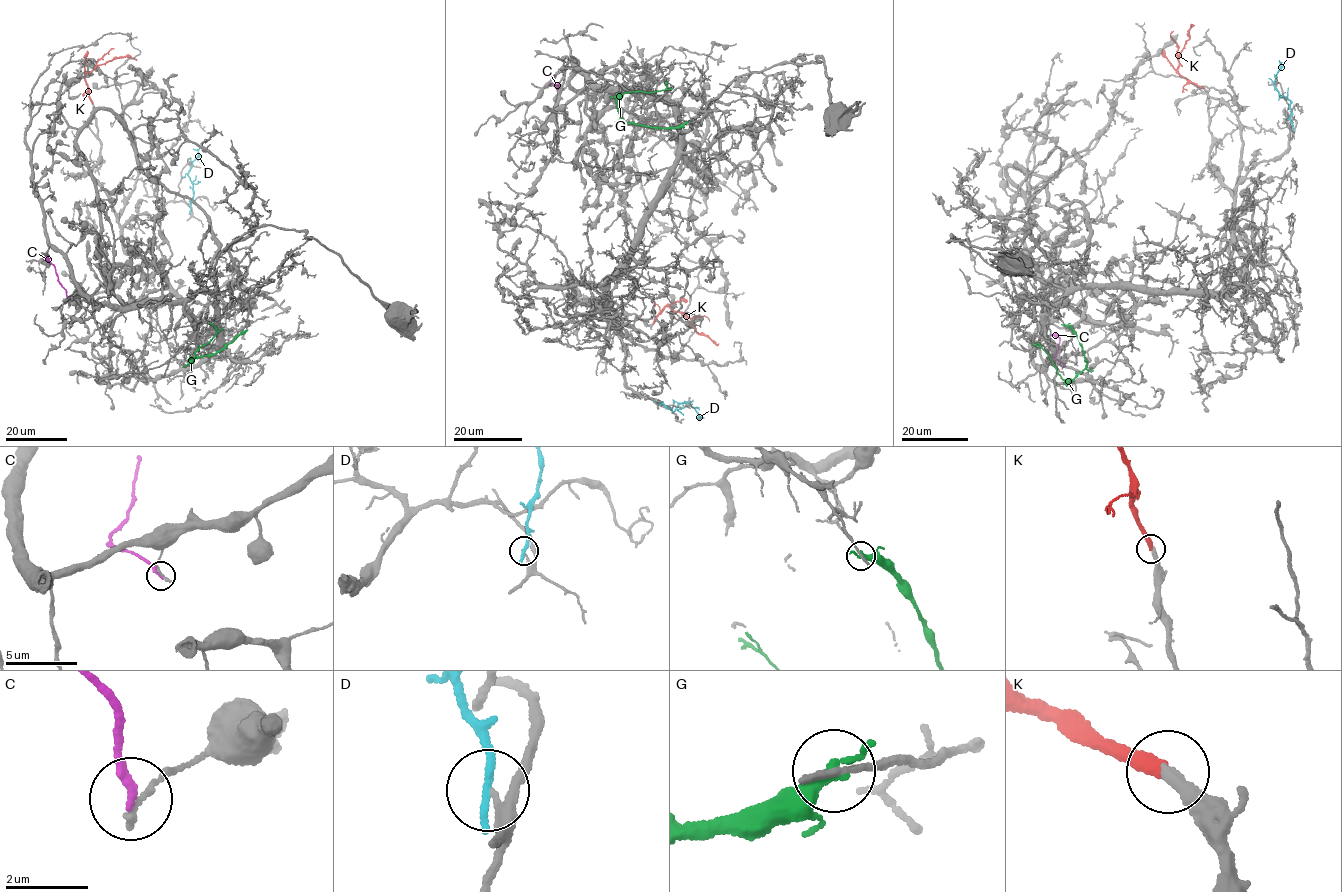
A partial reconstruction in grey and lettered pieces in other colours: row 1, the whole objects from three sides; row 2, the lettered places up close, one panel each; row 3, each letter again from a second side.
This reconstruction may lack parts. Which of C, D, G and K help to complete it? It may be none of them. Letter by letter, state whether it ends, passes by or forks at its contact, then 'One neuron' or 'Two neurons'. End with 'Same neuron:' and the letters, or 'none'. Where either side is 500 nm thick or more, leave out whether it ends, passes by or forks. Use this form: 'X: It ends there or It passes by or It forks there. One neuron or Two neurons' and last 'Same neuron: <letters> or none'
C: It ends there. Two neurons
D: It ends there. Two neurons
G: It ends there. Two neurons
K: It ends there. One neuron
Same neuron: K

